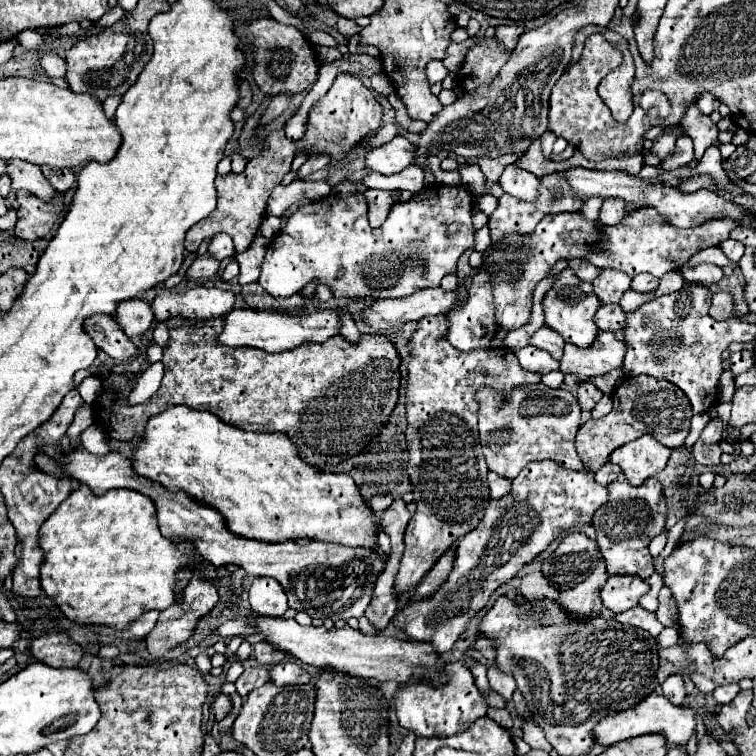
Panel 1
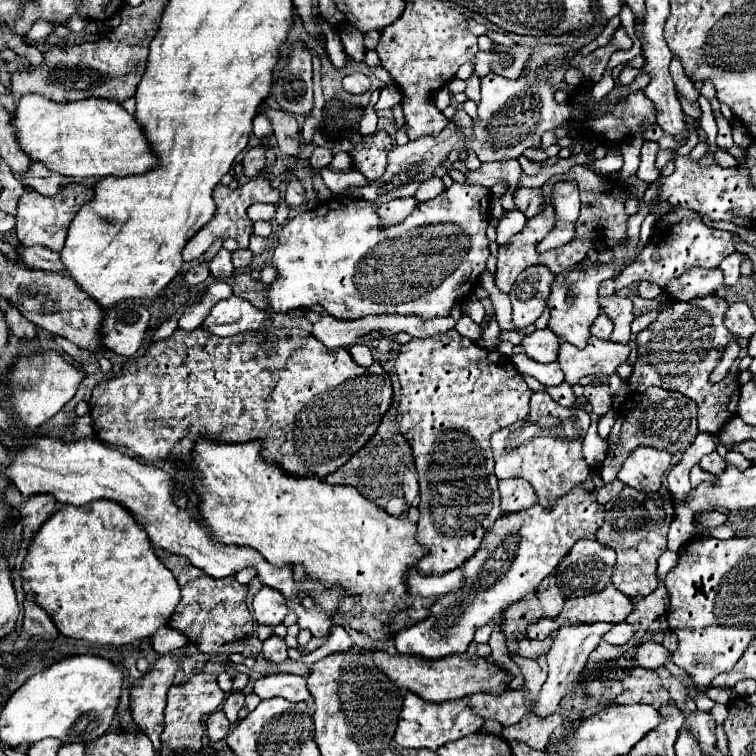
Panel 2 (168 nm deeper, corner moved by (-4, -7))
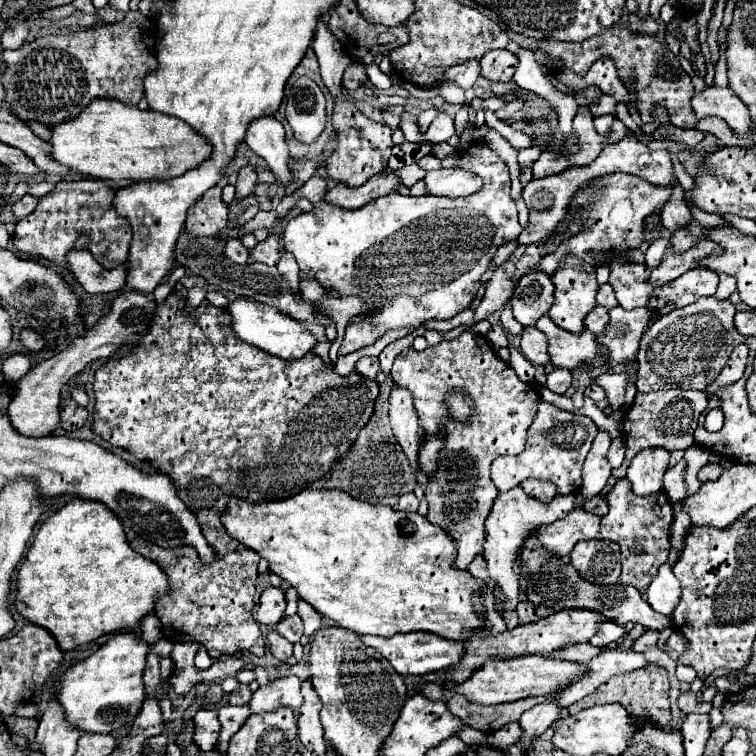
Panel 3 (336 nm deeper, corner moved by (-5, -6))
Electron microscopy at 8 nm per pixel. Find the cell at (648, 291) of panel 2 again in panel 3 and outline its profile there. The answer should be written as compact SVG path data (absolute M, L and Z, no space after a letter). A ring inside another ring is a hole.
M628 263L611 265L608 284L616 292L616 300L626 310L648 306L652 286L648 282L650 268L645 263Z

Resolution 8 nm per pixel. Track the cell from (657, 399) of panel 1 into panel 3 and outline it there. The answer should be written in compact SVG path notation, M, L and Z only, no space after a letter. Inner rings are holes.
M660 390L642 394L636 392L636 398L624 418L624 444L626 444L626 458L620 468L612 470L614 478L624 478L626 470L632 462L632 458L644 450L644 448L666 448L666 450L686 450L694 444L694 430L698 426L698 418L704 412L708 404L708 398L704 392L692 392L692 390Z

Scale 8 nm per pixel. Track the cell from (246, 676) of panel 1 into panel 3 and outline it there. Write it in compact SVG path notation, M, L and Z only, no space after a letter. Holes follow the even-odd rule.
M222 706L218 710L218 720L220 720L220 738L218 738L218 750L220 754L226 754L228 750L228 738L240 730L244 720L250 716L248 706Z

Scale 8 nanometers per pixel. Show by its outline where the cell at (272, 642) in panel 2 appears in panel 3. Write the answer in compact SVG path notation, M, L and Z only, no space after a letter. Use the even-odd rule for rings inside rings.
M276 630L268 632L268 642L270 642L270 652L278 660L286 660L292 656L292 642L288 642L284 636L280 636Z

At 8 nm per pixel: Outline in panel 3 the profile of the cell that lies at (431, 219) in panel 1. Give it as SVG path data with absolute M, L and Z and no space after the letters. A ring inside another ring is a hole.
M472 142L468 148L459 148L456 156L442 160L442 167L472 171L484 180L484 188L464 198L414 198L394 192L368 202L358 210L342 210L320 202L312 212L298 214L288 220L282 234L282 244L286 252L294 254L302 278L316 278L324 288L336 290L342 298L360 296L362 300L380 308L380 312L366 314L368 318L364 322L356 322L354 326L346 328L342 346L338 350L340 356L374 344L388 330L418 326L420 322L432 318L454 318L458 312L466 310L476 296L480 278L490 262L490 248L500 248L502 244L518 238L520 222L516 202L510 198L508 166L494 150L490 150L486 142Z

